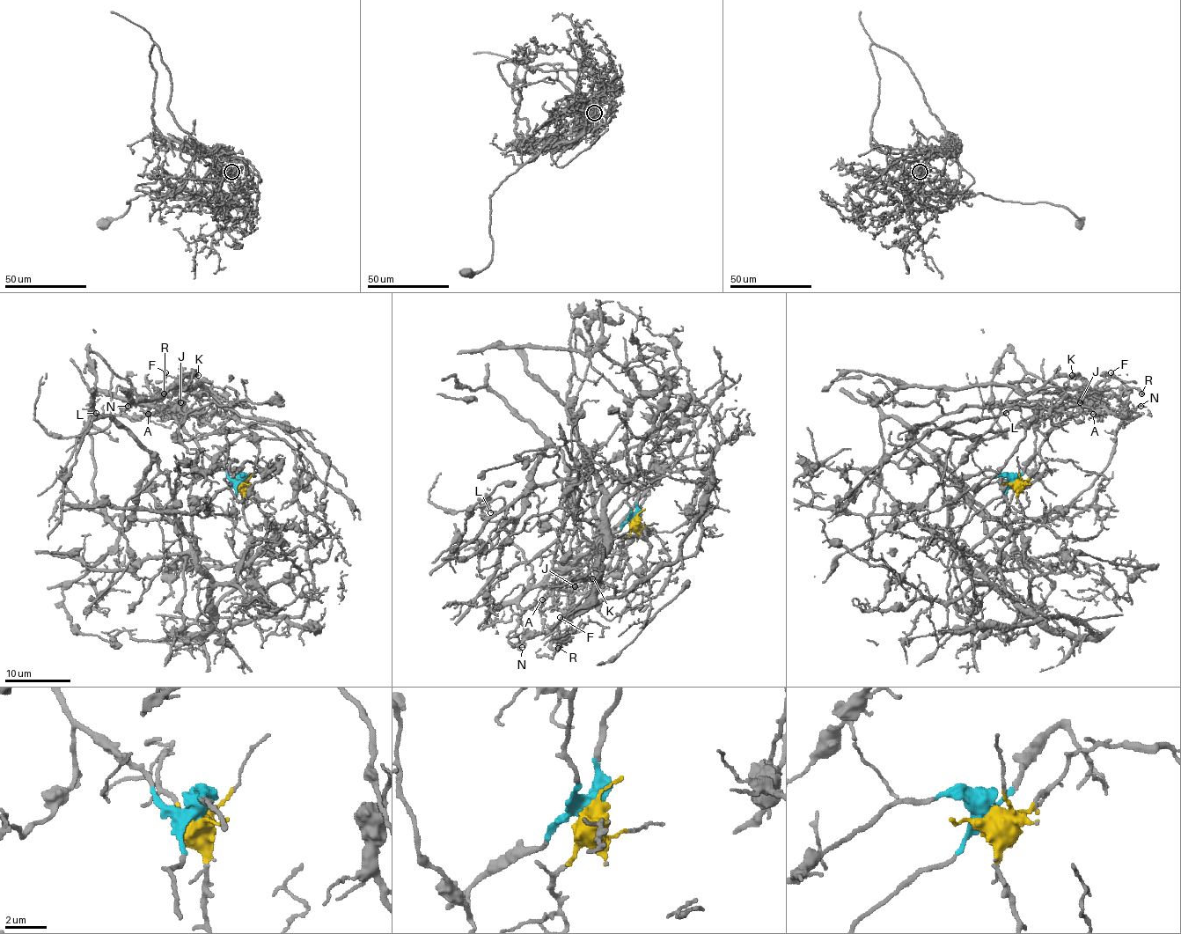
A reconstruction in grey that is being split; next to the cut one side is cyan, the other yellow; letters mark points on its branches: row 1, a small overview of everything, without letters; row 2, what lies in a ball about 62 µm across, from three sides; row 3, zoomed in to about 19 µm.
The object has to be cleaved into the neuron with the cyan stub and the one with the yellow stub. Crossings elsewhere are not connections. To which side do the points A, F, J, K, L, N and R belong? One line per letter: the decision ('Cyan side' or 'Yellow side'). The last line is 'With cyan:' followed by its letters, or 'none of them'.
A: Cyan side
F: Cyan side
J: Cyan side
K: Cyan side
L: Cyan side
N: Cyan side
R: Cyan side
With cyan: A, F, J, K, L, N, R

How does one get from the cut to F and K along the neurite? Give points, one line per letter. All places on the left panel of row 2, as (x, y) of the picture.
F: (239, 480), (233, 480), (212, 462), (159, 408), (169, 400), (157, 386), (165, 382), (166, 371)
K: (239, 480), (233, 480), (223, 468), (212, 462), (174, 419), (155, 405), (178, 380), (187, 373), (199, 375)

